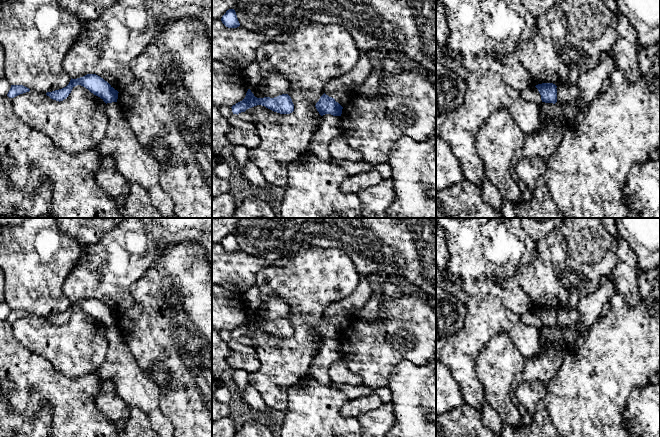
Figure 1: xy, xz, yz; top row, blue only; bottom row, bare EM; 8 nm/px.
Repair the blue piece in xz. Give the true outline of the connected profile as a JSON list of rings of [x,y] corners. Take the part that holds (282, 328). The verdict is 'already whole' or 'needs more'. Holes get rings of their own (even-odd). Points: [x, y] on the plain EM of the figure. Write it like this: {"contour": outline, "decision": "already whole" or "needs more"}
{"contour": [[[248,313],[245,322],[231,332],[233,338],[238,339],[239,337],[245,336],[247,333],[257,329],[265,330],[266,332],[280,338],[290,338],[294,335],[294,328],[288,318],[282,318],[274,322],[257,322],[250,313]]], "decision": "already whole"}

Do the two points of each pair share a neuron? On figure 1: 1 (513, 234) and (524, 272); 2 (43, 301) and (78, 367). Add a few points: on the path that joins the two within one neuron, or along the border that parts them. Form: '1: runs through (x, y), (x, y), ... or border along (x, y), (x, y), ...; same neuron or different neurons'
1: border along (536, 245), (536, 257), (515, 274), (522, 288); different neurons
2: border along (30, 313), (45, 317); different neurons

